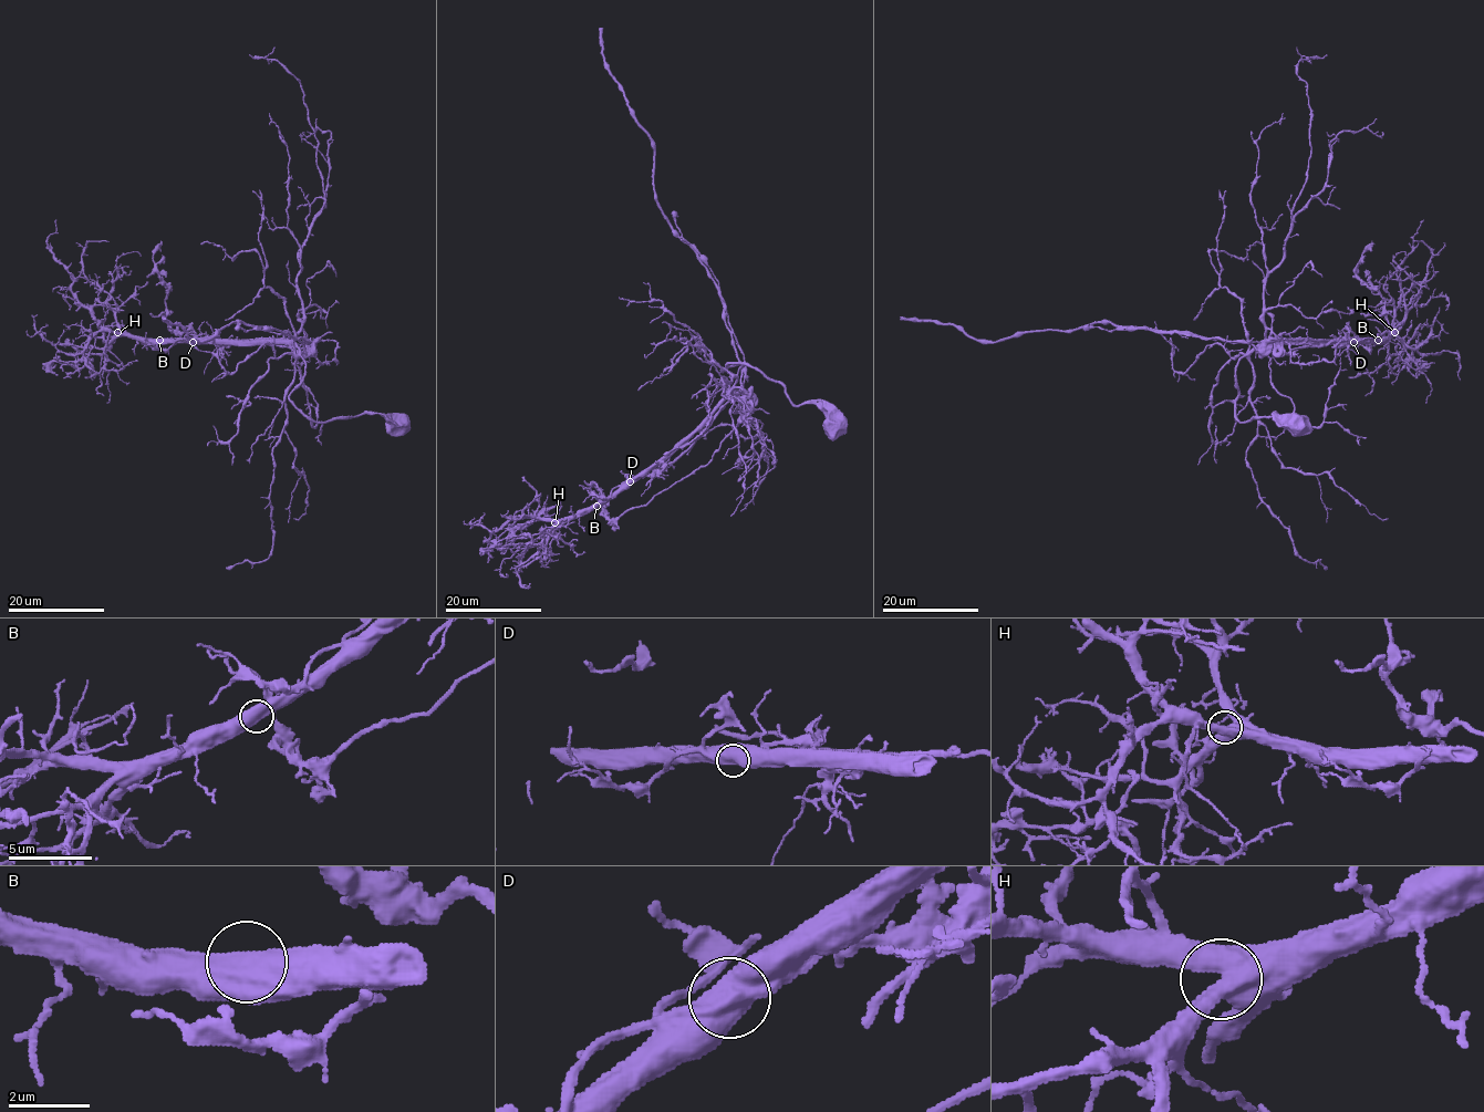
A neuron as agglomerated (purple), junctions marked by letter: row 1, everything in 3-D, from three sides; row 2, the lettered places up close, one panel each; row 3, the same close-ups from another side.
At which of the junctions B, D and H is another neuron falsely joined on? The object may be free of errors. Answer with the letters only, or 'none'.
D

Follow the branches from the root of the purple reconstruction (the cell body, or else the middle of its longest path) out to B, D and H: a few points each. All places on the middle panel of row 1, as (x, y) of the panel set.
B: (832, 427), (816, 404), (796, 405), (780, 384), (728, 363), (743, 364), (730, 393), (597, 506)
D: (832, 427), (816, 404), (796, 405), (780, 384), (745, 364), (728, 363), (743, 364), (730, 393), (630, 481)
H: (832, 427), (816, 404), (796, 405), (780, 384), (728, 363), (743, 364), (737, 383), (692, 432), (554, 522)

